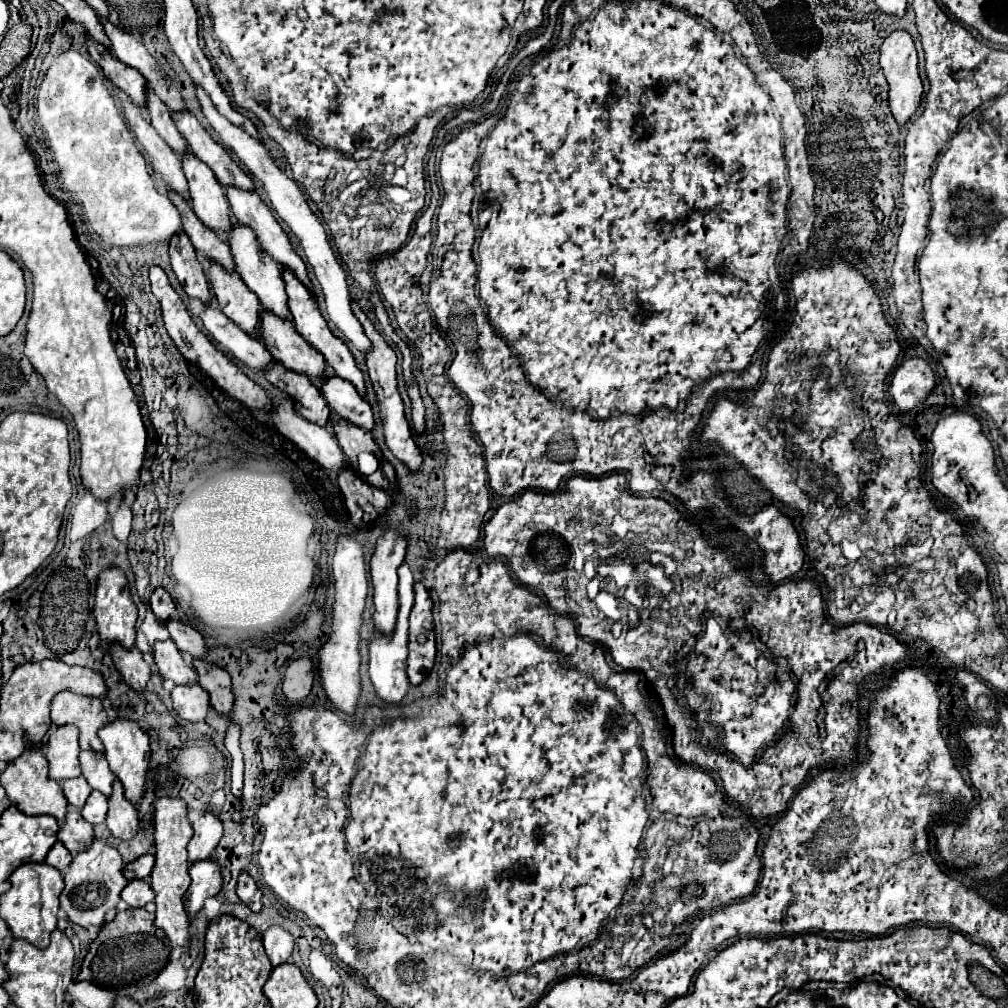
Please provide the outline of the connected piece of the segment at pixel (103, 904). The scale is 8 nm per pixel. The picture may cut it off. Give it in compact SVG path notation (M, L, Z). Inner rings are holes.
M95 841L87 851L81 851L73 857L71 865L63 871L65 889L61 893L61 909L67 913L69 921L85 929L103 923L105 913L119 903L119 893L127 885L121 867L123 867L121 855L111 845L101 841Z

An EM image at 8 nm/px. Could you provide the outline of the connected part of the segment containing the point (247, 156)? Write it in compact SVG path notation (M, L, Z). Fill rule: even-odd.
M197 89L197 97L199 97L199 101L201 101L201 107L203 107L205 117L209 119L211 127L219 133L223 145L229 147L229 149L239 157L239 161L245 165L247 173L249 173L255 181L261 181L261 185L263 185L263 189L265 189L265 193L267 193L267 197L269 197L269 201L271 201L273 211L279 213L279 217L289 225L289 229L301 239L305 257L307 257L309 265L313 267L315 277L317 277L317 281L319 281L319 285L321 285L321 289L323 289L323 293L325 293L325 303L327 303L329 319L335 323L335 327L337 327L359 351L367 351L371 345L369 345L369 339L367 339L365 333L363 333L361 323L357 321L357 317L355 317L353 311L351 311L351 297L349 297L349 289L347 289L347 281L345 281L345 271L343 271L343 267L339 265L339 261L335 259L333 249L331 249L331 245L329 245L329 241L327 241L327 233L325 233L323 225L319 223L319 219L313 215L313 211L309 209L309 205L307 205L307 201L305 201L305 197L303 197L299 185L297 185L293 179L285 177L285 173L275 165L275 161L271 159L269 151L265 149L265 145L263 145L261 141L257 141L257 139L245 135L245 131L241 131L241 127L233 127L225 117L221 117L221 115L215 111L213 103L209 103L209 97L205 95L205 91Z

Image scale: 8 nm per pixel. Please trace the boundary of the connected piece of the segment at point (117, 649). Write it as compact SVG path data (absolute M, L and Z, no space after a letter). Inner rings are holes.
M109 643L107 651L113 657L113 663L117 667L117 671L123 675L123 679L135 689L135 691L143 691L147 687L147 681L151 677L149 665L143 661L143 655L137 647L123 647L119 643Z

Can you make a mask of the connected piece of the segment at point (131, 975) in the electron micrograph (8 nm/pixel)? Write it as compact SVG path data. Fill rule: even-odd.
M125 909L115 915L111 923L105 923L83 959L79 981L89 981L101 989L121 991L125 987L149 985L169 963L171 943L163 937L163 931L153 923L155 915L145 909Z

